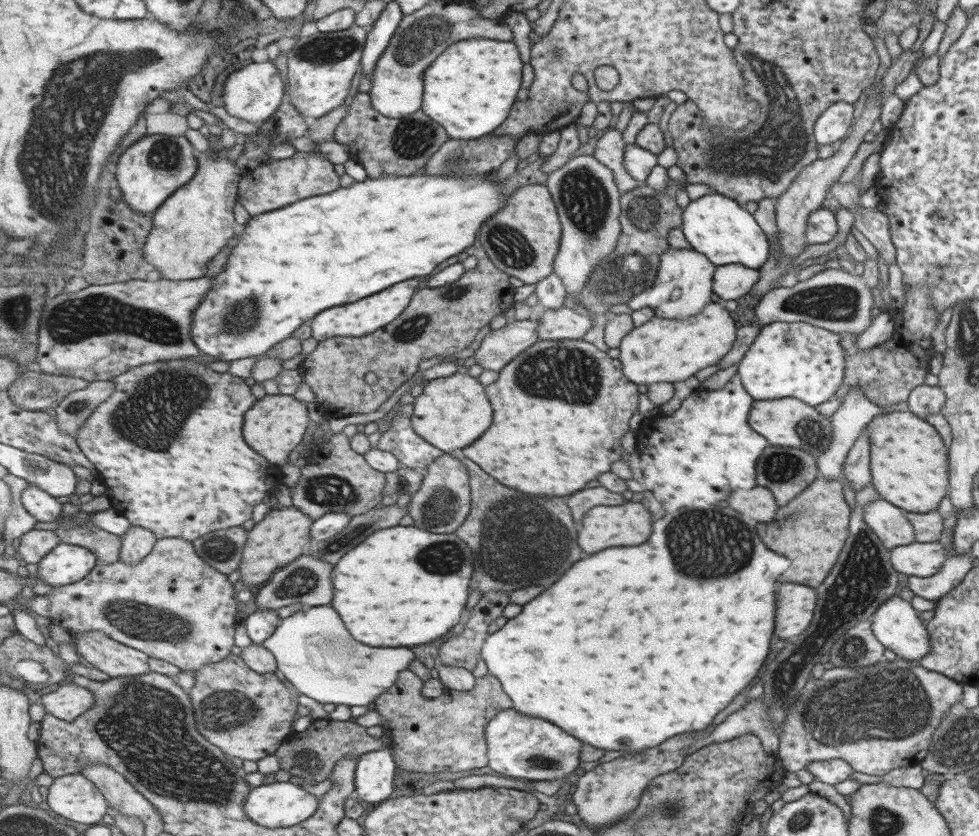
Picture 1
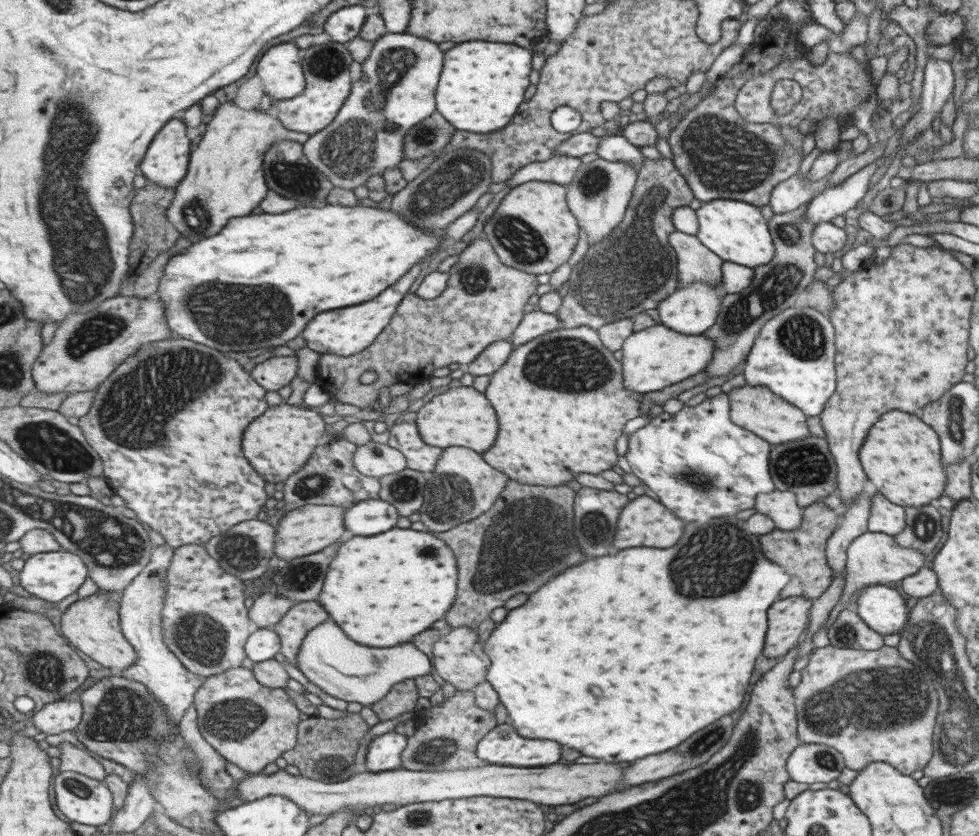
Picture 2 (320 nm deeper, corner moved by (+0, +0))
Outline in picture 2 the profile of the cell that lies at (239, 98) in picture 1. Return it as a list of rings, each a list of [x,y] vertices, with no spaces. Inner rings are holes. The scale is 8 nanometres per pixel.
[[[295,41],[270,48],[261,57],[256,74],[265,84],[265,94],[275,101],[303,95],[307,86],[302,49]]]

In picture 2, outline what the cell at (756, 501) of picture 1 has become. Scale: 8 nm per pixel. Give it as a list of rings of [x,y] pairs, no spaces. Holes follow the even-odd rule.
[[[773,491],[761,494],[756,498],[753,508],[771,519],[774,528],[780,531],[799,530],[804,509],[796,500],[796,496],[788,491]]]

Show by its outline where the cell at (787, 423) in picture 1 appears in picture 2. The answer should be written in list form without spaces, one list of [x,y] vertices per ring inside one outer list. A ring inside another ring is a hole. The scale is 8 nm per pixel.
[[[745,384],[732,388],[726,392],[726,395],[729,396],[729,404],[733,404],[733,420],[737,420],[741,428],[749,428],[749,432],[757,432],[757,436],[765,436],[769,444],[783,444],[783,442],[813,436],[807,430],[804,412],[777,396],[776,393],[769,392],[765,386],[757,388],[757,386]]]

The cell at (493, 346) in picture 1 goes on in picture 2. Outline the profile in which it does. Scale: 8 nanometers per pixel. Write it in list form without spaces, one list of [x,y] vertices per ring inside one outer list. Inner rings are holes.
[[[497,340],[481,351],[475,360],[468,364],[471,376],[490,376],[499,370],[512,354],[515,346],[508,340]]]

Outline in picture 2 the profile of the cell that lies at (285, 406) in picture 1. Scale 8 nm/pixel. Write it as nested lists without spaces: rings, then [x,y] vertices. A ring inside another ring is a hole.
[[[280,404],[270,406],[265,416],[259,416],[245,432],[245,456],[267,482],[285,483],[296,472],[301,471],[308,464],[309,459],[317,449],[317,440],[325,434],[325,420],[321,413],[317,413],[306,406]]]

